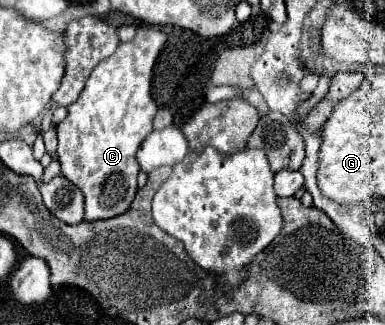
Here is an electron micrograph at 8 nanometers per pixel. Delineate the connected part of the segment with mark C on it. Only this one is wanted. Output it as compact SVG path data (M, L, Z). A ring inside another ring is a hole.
M140 26L134 40L124 42L118 50L100 62L96 70L90 74L86 88L80 98L68 106L68 116L58 124L58 160L62 164L62 174L74 182L84 198L86 198L86 214L84 220L104 220L124 214L134 200L136 194L136 176L140 172L138 162L134 158L142 140L152 132L152 120L156 114L156 102L150 94L150 80L154 62L166 42L166 34L154 26Z

